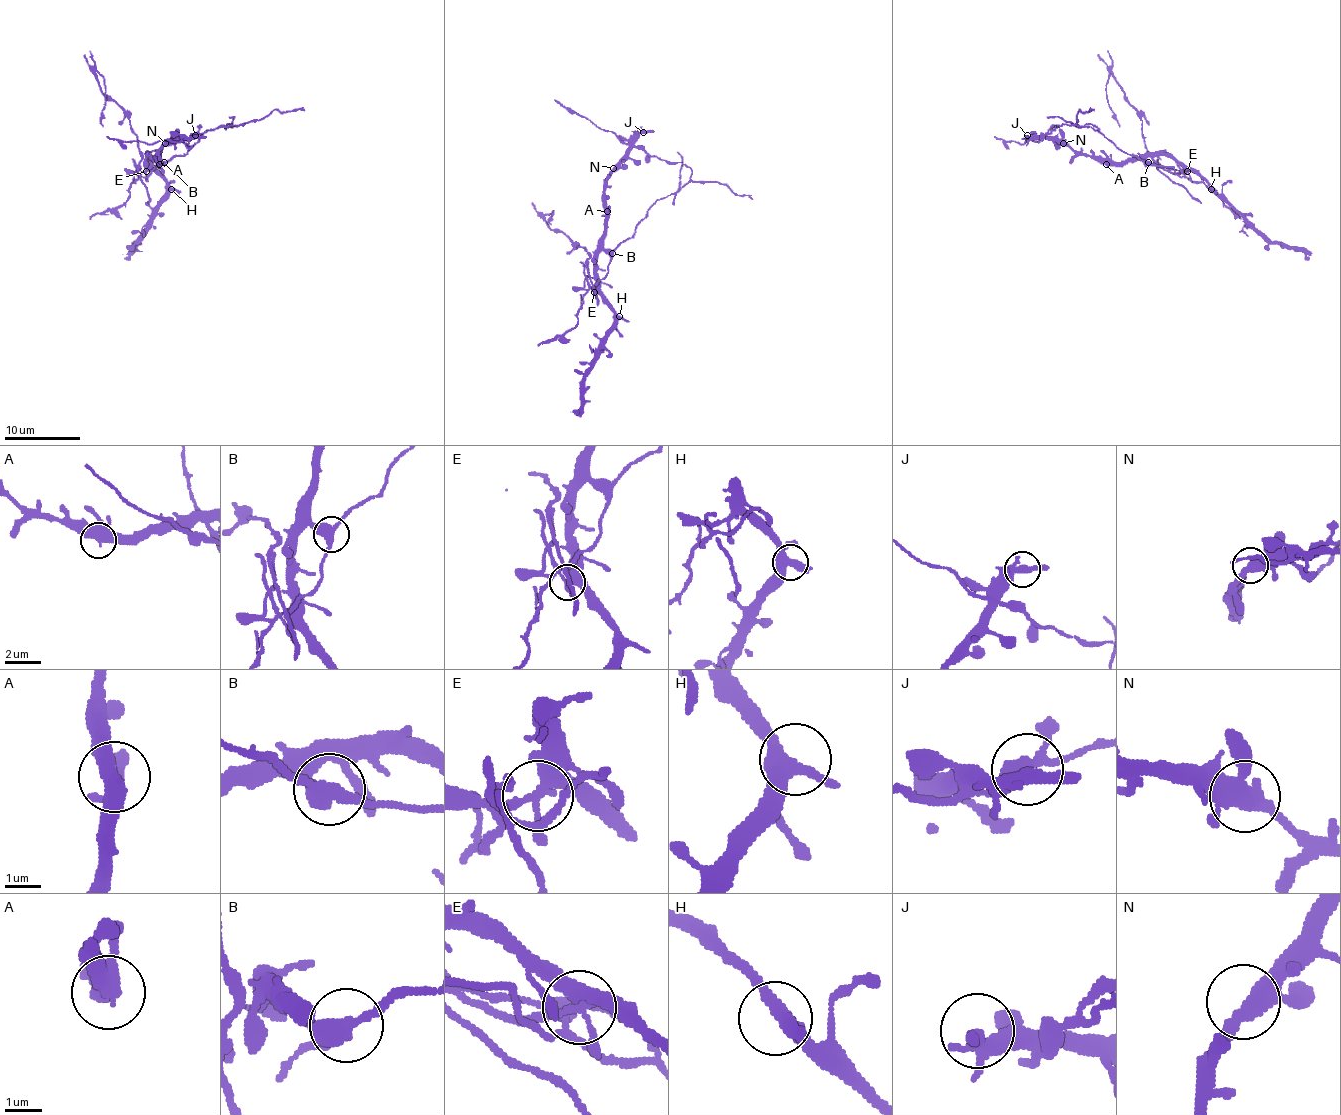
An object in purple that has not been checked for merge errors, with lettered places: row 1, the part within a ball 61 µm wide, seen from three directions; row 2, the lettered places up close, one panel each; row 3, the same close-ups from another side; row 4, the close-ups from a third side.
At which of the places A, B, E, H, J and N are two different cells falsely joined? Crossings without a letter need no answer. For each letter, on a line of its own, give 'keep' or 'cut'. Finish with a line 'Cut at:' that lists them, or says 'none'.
A: keep
B: cut
E: cut
H: keep
J: keep
N: keep
Cut at: B, E

